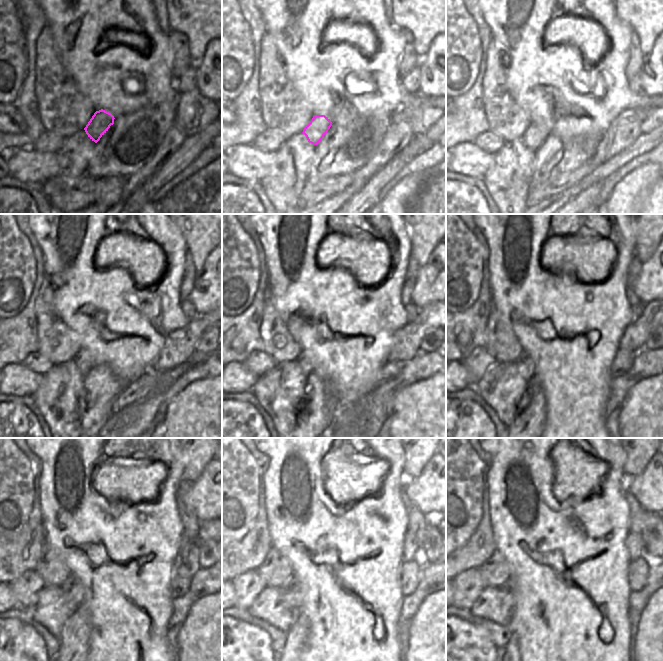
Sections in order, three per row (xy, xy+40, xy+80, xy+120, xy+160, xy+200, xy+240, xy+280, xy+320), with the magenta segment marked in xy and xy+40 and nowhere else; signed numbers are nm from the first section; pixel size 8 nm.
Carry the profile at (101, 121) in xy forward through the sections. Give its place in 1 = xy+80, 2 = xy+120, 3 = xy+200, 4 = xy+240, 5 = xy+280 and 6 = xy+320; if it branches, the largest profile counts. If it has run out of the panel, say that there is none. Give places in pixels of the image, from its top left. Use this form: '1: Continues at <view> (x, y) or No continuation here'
1: Continues at xy+80 (534, 136)
2: Continues at xy+120 (83, 360)
3: Continues at xy+200 (525, 364)
4: Continues at xy+240 (73, 588)
5: Continues at xy+280 (292, 594)
6: Continues at xy+320 (507, 589).

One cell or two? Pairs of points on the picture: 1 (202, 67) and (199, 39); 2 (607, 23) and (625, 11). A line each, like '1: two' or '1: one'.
1: two
2: two

